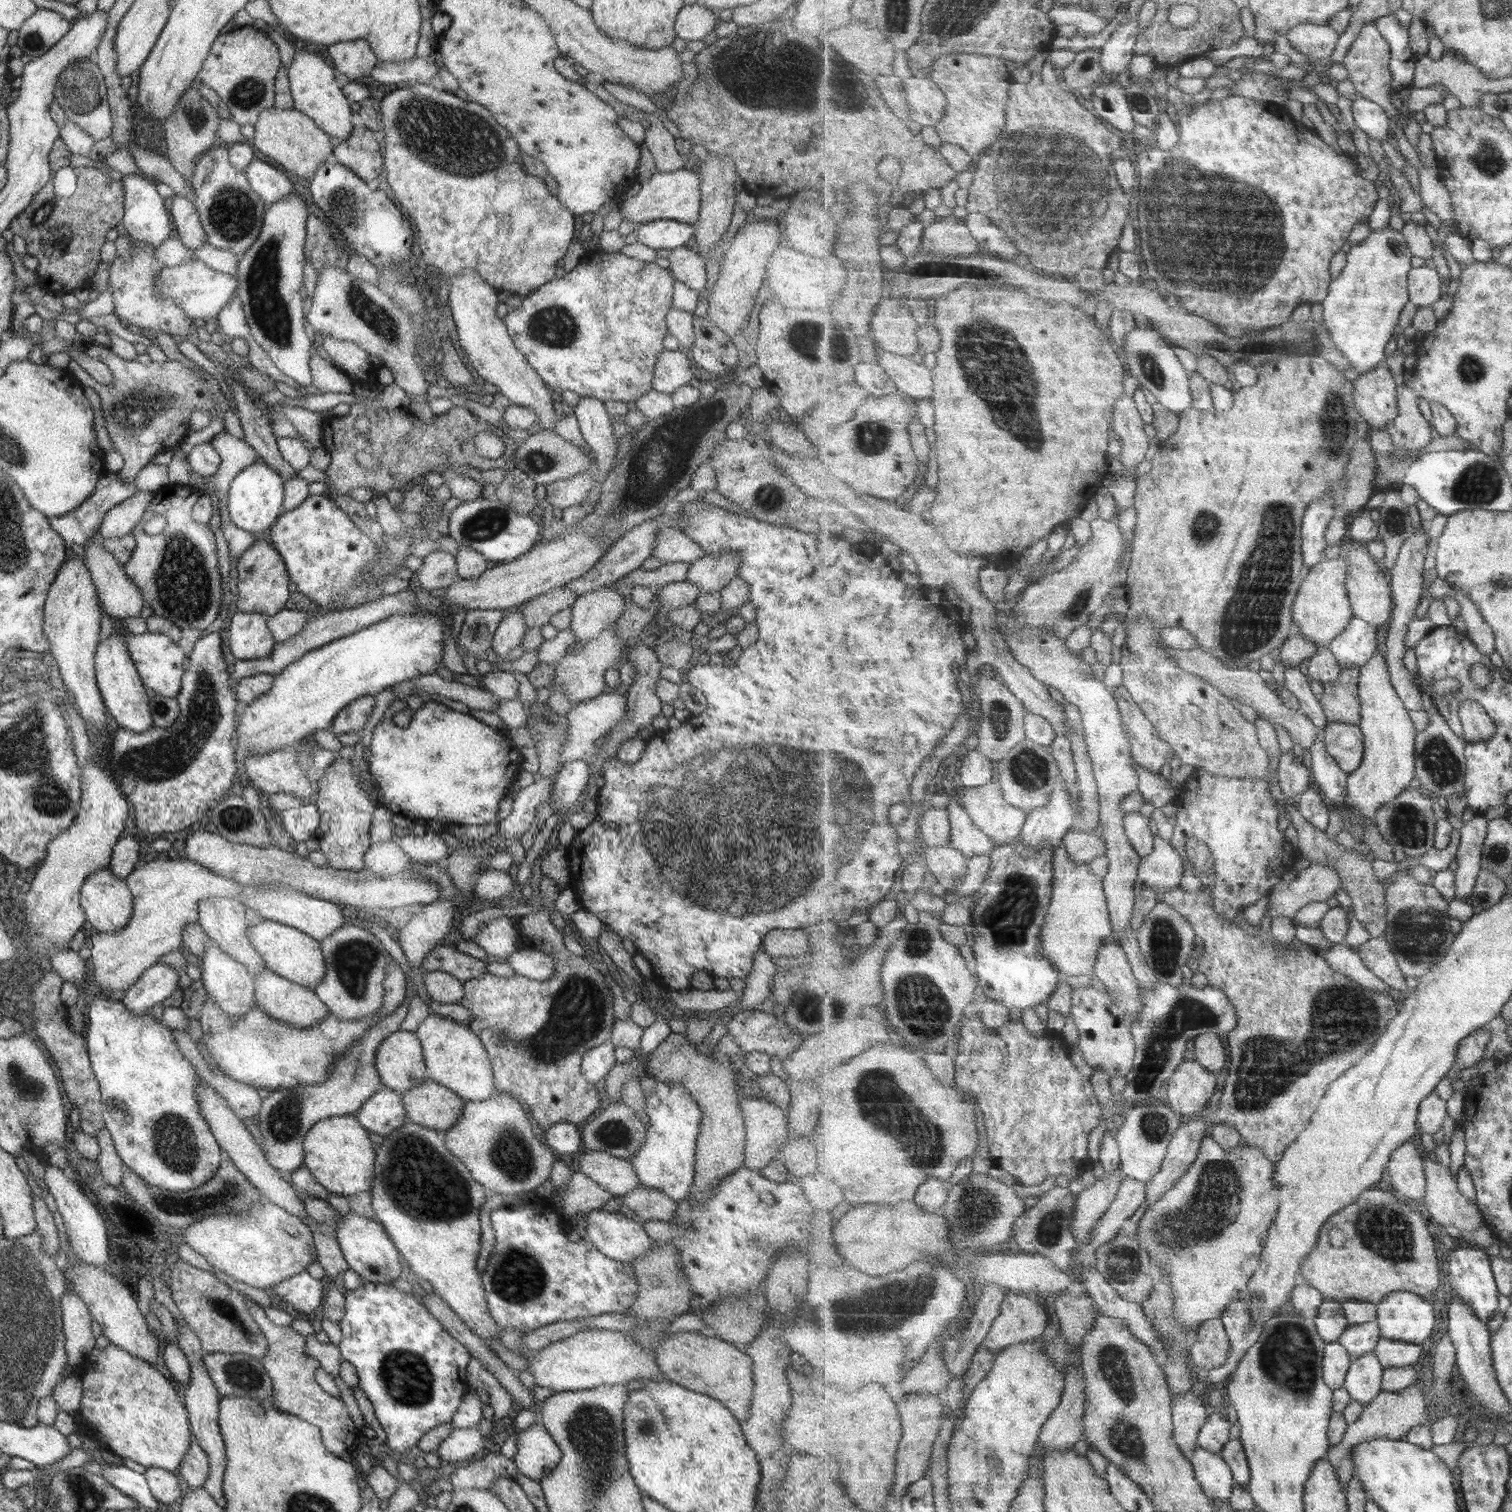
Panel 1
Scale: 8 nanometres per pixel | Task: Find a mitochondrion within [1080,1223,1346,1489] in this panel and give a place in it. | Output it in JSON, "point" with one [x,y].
{"point":[1289,1355]}

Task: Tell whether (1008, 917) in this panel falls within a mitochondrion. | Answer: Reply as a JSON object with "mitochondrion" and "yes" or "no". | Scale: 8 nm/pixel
{"mitochondrion":"yes"}

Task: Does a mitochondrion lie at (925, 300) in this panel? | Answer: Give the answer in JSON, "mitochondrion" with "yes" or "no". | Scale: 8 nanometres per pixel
{"mitochondrion":"no"}

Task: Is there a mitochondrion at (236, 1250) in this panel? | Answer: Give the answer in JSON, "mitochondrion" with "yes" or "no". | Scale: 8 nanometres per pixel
{"mitochondrion":"no"}

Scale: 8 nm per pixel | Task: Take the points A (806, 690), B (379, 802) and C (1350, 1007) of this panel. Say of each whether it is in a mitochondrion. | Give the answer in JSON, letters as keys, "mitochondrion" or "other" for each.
{"A":"other","B":"other","C":"mitochondrion"}

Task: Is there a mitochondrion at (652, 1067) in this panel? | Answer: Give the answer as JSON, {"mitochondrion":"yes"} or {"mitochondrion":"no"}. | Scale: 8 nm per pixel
{"mitochondrion":"no"}

